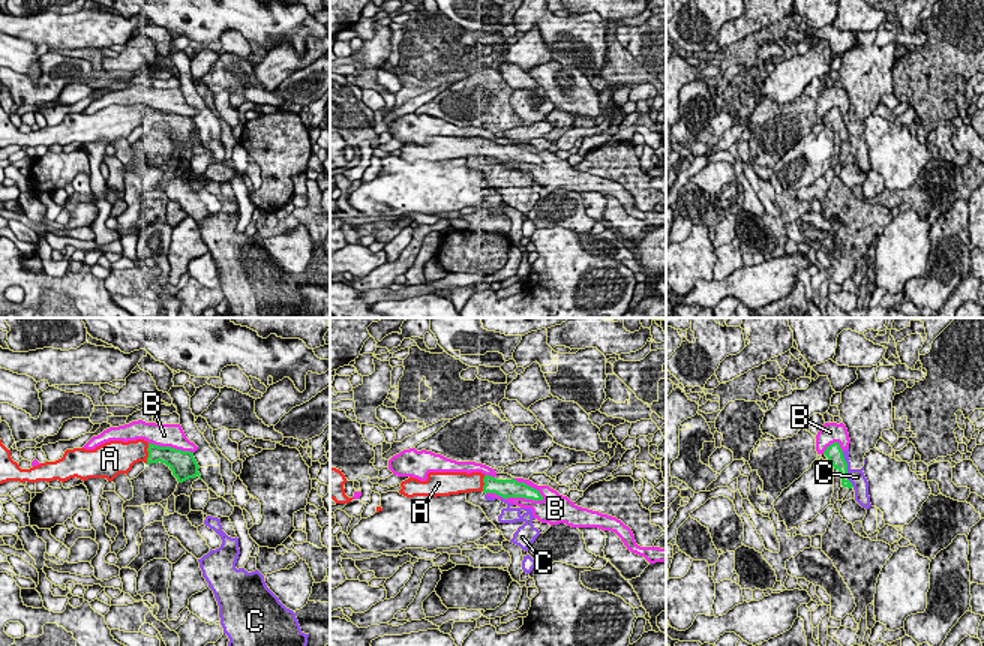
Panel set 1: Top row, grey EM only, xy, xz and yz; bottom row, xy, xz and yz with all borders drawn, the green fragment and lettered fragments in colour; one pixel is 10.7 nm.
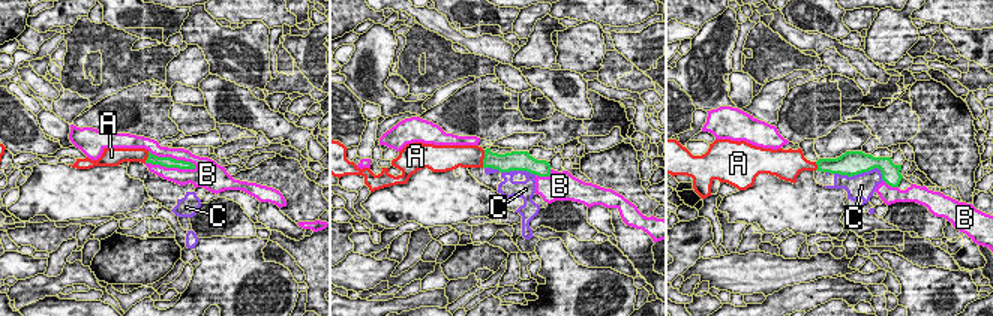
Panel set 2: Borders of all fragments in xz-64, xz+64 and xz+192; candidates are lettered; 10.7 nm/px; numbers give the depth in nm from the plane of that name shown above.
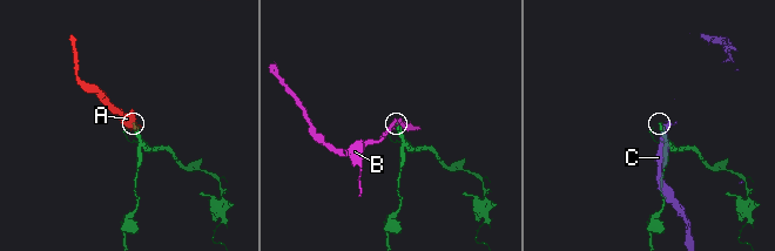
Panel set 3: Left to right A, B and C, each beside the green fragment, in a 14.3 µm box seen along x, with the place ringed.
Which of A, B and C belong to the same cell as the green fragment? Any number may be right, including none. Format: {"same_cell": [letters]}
{"same_cell": ["A"]}

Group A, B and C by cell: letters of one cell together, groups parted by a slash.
A / B / C

